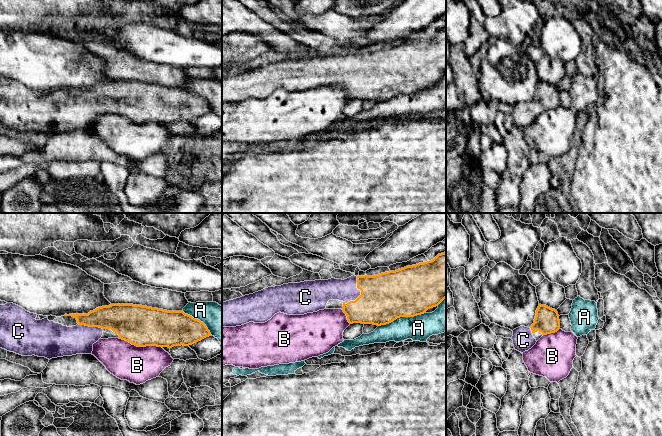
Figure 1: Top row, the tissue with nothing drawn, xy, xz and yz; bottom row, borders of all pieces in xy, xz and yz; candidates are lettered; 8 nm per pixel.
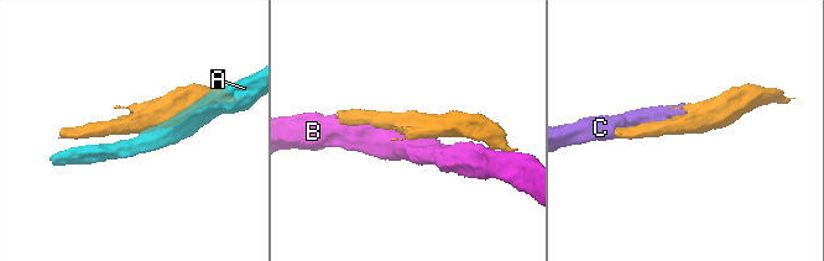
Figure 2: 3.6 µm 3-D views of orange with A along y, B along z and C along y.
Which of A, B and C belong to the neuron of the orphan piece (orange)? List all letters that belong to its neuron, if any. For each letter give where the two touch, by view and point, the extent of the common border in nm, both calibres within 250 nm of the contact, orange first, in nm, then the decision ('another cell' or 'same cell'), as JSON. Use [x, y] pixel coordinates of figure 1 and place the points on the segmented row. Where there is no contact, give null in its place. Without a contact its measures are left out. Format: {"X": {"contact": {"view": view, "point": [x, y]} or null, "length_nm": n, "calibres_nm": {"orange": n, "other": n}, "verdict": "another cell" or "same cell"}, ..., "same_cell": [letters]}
{"A": {"contact": {"view": "xz", "point": [401, 316]}, "length_nm": 400, "calibres_nm": {"orange": 400, "other": 200}, "verdict": "another cell"}, "B": {"contact": {"view": "xy", "point": [140, 346]}, "length_nm": 360, "calibres_nm": {"orange": 320, "other": 300}, "verdict": "another cell"}, "C": {"contact": {"view": "xz", "point": [361, 293]}, "length_nm": 260, "calibres_nm": {"orange": 380, "other": 180}, "verdict": "same cell"}, "same_cell": ["C"]}

